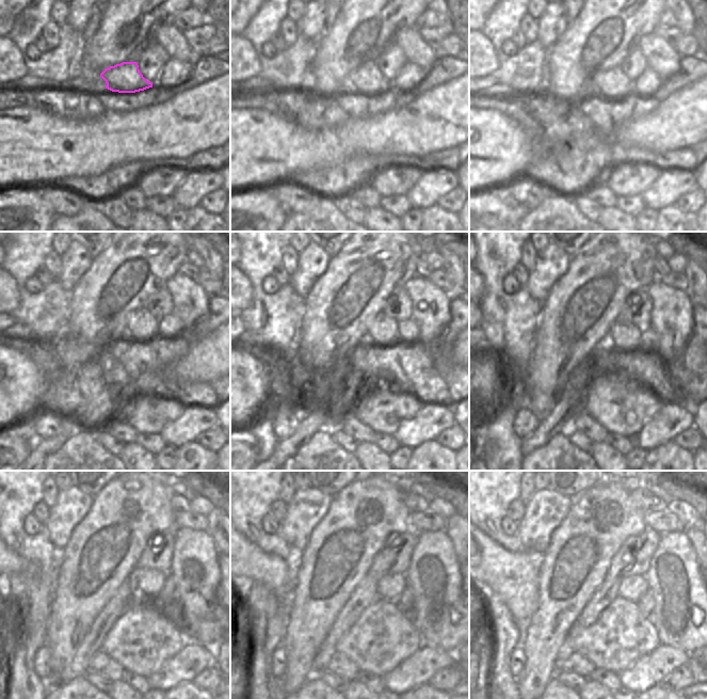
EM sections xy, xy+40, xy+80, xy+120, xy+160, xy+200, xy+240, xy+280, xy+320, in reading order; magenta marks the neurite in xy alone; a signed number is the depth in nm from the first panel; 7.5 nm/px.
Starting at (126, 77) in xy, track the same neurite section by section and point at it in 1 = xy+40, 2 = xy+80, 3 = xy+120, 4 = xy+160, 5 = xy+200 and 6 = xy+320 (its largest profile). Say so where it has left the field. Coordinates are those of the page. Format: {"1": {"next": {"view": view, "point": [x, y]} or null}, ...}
{"1": {"next": {"view": "xy+40", "point": [367, 79]}}, "2": {"next": {"view": "xy+80", "point": [615, 85]}}, "3": {"next": {"view": "xy+120", "point": [142, 327]}}, "4": {"next": {"view": "xy+160", "point": [382, 331]}}, "5": {"next": {"view": "xy+200", "point": [624, 338]}}, "6": {"next": {"view": "xy+320", "point": [632, 587]}}}

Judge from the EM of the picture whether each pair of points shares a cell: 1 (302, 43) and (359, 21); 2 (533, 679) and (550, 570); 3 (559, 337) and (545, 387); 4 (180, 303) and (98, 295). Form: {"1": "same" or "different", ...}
{"1": "different", "2": "same", "3": "same", "4": "different"}

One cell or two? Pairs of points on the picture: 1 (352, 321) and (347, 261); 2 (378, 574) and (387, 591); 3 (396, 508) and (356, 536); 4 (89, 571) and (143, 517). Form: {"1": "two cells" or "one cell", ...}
{"1": "one cell", "2": "two cells", "3": "one cell", "4": "one cell"}

